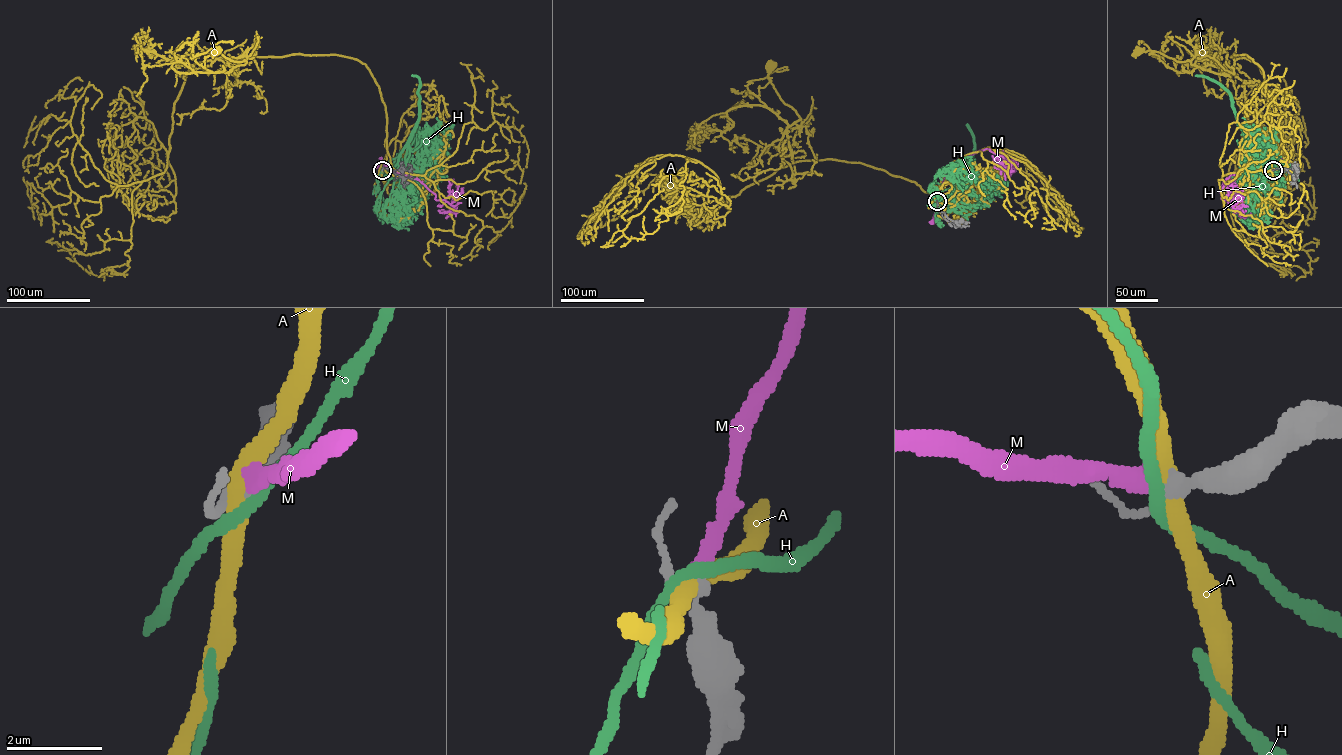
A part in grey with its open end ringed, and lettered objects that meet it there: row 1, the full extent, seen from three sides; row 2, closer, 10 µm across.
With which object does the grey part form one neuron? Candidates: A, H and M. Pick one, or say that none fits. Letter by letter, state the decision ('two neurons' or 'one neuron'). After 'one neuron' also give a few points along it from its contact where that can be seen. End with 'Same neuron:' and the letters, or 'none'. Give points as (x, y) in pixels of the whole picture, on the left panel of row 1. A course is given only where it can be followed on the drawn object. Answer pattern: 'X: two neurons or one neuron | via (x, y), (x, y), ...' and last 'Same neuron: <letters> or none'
A: two neurons
H: two neurons
M: one neuron | via (382, 170), (385, 165), (381, 157), (377, 166)
Same neuron: M

